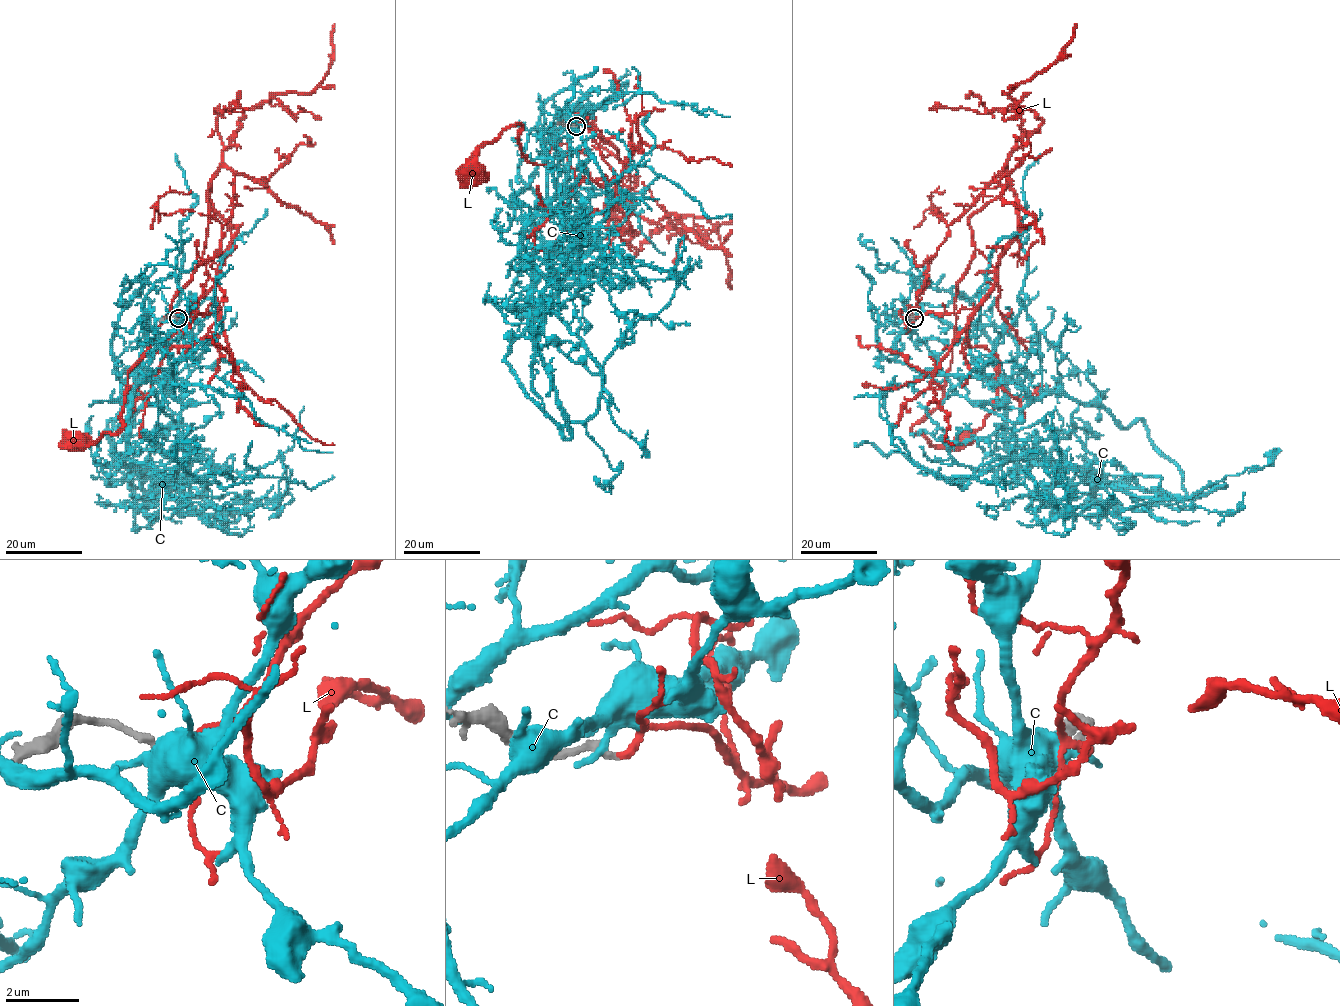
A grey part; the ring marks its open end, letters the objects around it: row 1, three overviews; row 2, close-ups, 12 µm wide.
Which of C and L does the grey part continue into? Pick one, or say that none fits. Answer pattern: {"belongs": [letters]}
{"belongs": ["L"]}

